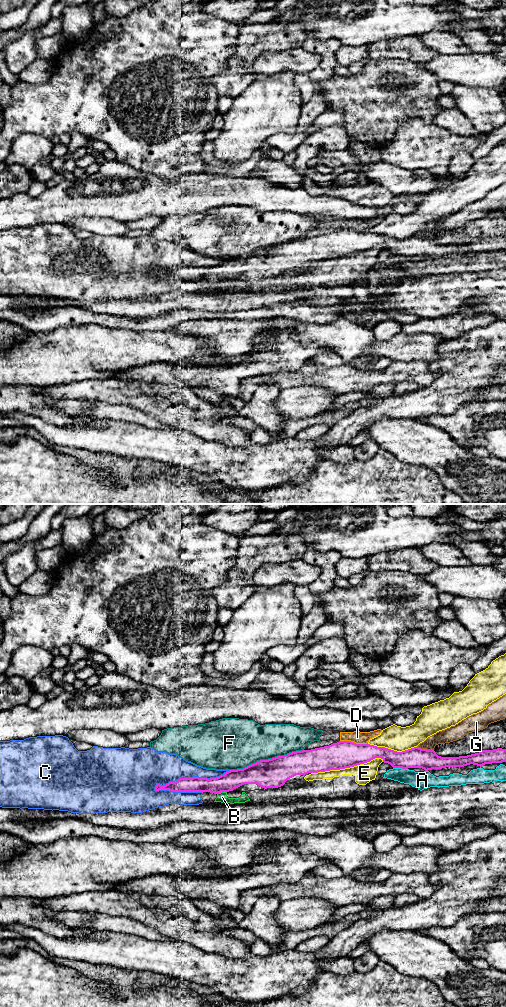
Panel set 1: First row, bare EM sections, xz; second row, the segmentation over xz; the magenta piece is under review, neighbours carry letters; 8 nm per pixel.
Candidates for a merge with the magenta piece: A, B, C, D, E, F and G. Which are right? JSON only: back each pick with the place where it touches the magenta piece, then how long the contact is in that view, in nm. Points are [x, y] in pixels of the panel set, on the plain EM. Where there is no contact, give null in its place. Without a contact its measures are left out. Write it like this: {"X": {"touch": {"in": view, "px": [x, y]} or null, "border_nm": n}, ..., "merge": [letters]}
{"merge": []}

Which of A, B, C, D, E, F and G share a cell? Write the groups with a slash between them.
A / B C E / D F / G

